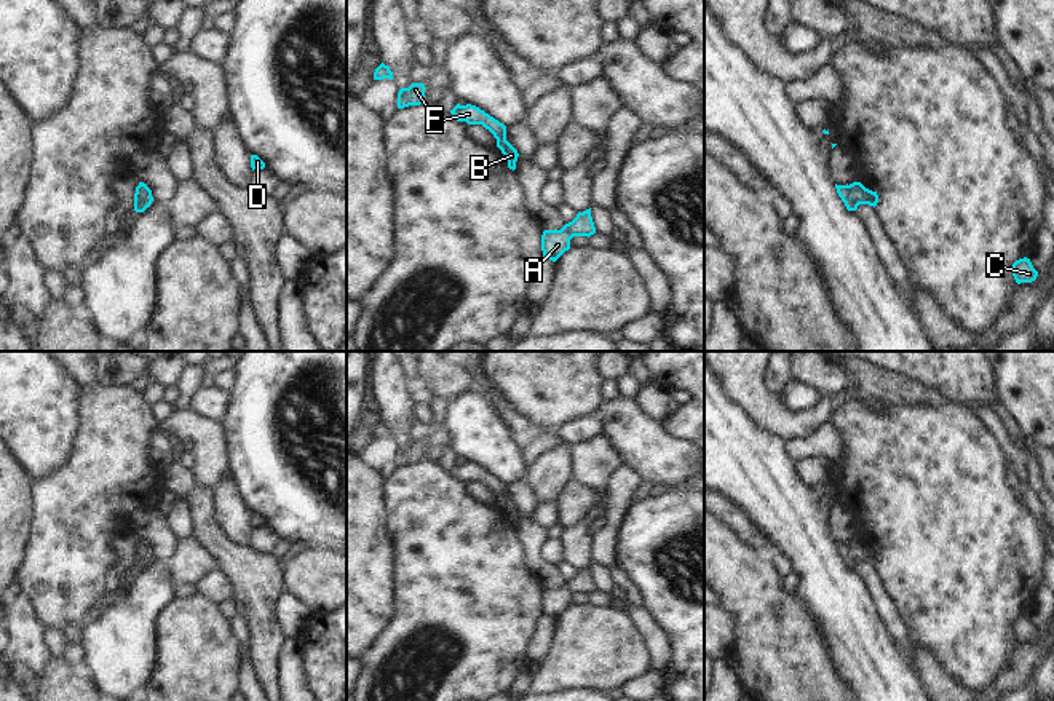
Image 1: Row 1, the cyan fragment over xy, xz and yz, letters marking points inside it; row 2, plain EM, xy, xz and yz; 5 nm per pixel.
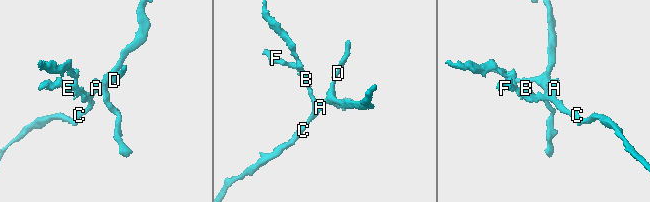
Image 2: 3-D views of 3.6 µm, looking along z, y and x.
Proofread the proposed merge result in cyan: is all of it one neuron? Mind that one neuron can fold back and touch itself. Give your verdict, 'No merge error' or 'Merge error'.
No merge error.

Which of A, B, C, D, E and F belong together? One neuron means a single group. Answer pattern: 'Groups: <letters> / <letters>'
Groups: A B C D E F.

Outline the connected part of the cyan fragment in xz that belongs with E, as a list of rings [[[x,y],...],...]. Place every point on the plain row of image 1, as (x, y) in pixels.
[[[457,461],[450,471],[457,479],[466,479],[468,482],[482,482],[485,487],[489,487],[493,495],[497,497],[497,505],[501,508],[505,516],[508,517],[508,525],[516,527],[517,519],[517,508],[506,498],[506,484],[481,468],[476,463],[466,461],[460,463]]]

